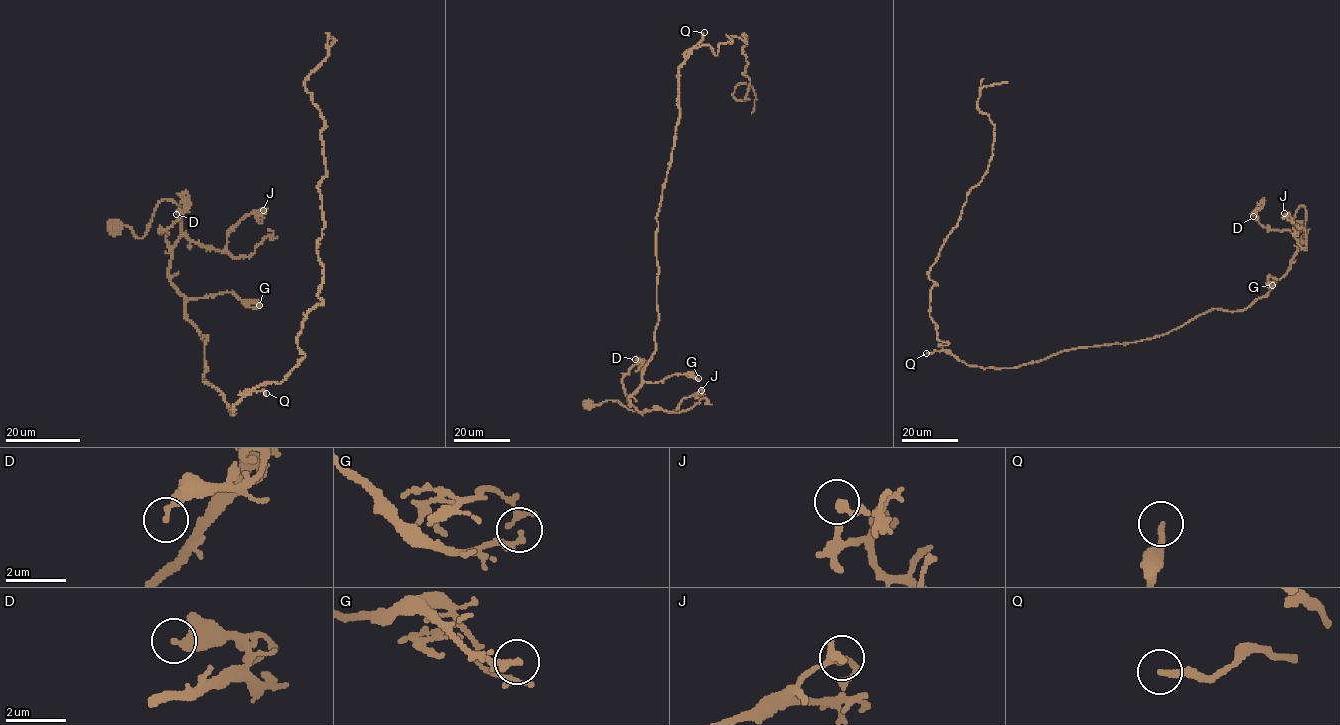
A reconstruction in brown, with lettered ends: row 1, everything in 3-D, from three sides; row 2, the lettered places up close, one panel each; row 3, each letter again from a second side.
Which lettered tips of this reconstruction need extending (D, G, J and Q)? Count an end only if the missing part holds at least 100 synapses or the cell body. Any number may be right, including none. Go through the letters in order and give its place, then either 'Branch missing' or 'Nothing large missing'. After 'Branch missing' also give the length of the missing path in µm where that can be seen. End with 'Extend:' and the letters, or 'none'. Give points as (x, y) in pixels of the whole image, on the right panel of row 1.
D: Place: (1253, 216). Nothing large missing
G: Place: (1272, 285). Nothing large missing
J: Place: (1284, 213). Nothing large missing
Q: Place: (926, 353). Branch missing. Missing length about 150 µm
Extend: Q

